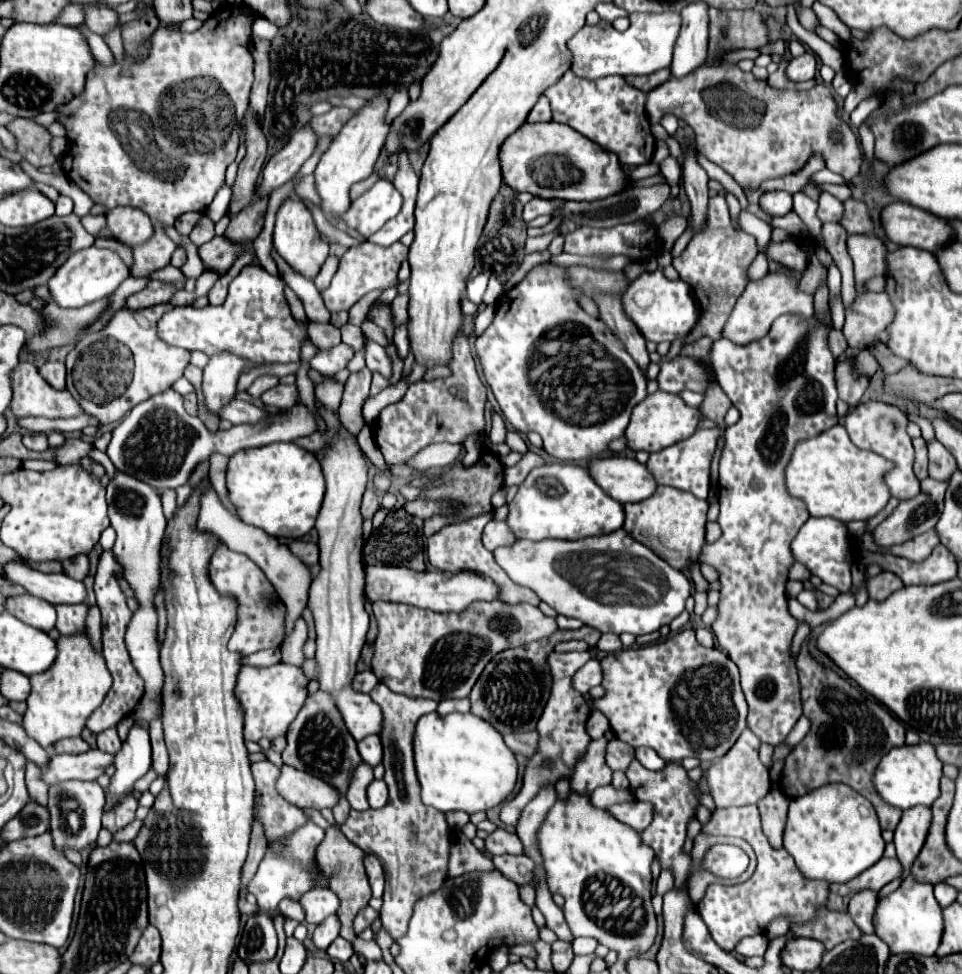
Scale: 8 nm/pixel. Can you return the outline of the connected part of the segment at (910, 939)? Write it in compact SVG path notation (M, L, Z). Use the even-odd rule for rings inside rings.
M908 875L894 893L878 901L874 913L874 929L876 935L888 943L892 953L934 955L940 947L940 939L944 933L944 917L932 889L934 887L930 883L920 883L912 875Z

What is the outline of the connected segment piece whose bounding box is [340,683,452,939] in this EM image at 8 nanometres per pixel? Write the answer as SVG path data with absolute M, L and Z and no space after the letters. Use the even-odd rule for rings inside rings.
M378 683L370 697L382 709L382 765L386 769L384 781L390 791L390 799L384 809L368 809L356 811L351 809L350 817L340 827L342 833L358 845L364 853L376 855L386 871L386 891L384 891L384 905L380 909L382 925L388 933L396 939L406 933L408 921L412 917L412 907L416 899L428 895L430 891L440 889L440 885L448 879L448 859L450 859L450 837L452 831L448 827L446 815L434 811L420 801L420 785L414 771L412 759L412 737L416 721L436 711L436 701L408 697L402 693L392 693L388 687Z

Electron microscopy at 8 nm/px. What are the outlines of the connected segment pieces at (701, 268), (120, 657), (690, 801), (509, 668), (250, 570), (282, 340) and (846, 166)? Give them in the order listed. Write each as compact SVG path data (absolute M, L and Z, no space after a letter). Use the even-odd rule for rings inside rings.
M716 195L710 199L708 205L708 225L702 233L698 233L694 239L690 239L688 247L682 251L680 257L672 261L674 269L680 273L680 279L688 281L694 289L698 303L700 303L700 321L696 323L694 331L684 339L684 345L690 345L698 341L700 337L710 337L712 341L722 337L724 323L728 321L728 315L732 313L732 307L736 305L736 299L744 293L744 287L748 285L748 267L752 259L758 255L756 239L752 235L734 231L728 215L728 205L722 195Z
M104 551L102 557L100 557L100 563L98 563L98 571L96 571L96 583L94 583L94 591L96 591L96 601L98 601L98 607L102 611L102 643L104 643L104 661L106 661L106 667L114 679L112 683L112 689L108 691L104 703L94 711L94 715L88 719L86 727L94 733L100 733L100 731L106 731L110 727L116 727L124 717L132 715L132 711L136 709L136 705L140 703L142 695L144 695L144 681L140 679L136 667L132 665L132 659L128 655L128 649L126 649L126 627L132 619L132 611L128 609L126 605L126 597L120 589L120 579L124 579L124 573L120 569L120 563L116 563L116 557L112 555L112 551Z
M634 759L624 773L630 781L630 791L632 791L634 799L652 803L652 807L654 807L652 823L648 825L648 829L644 829L640 833L642 843L654 849L654 853L662 861L662 867L672 869L676 887L686 887L686 877L690 871L690 855L682 853L682 845L684 845L684 837L686 837L686 823L694 817L694 809L698 805L696 795L692 795L696 791L696 783L692 783L688 779L686 769L682 769L680 763L668 763L660 773L654 773L654 771L644 769L638 763L638 759Z
M582 627L578 631L562 631L558 629L552 637L532 641L520 647L512 647L506 651L500 651L500 655L494 655L486 669L482 671L480 679L472 687L470 703L472 713L488 721L492 727L496 727L500 733L526 733L534 731L536 723L548 703L548 695L552 691L552 671L548 667L548 655L554 651L554 647L562 641L582 639L590 647L598 645L598 639L602 633L592 627Z
M226 545L218 547L210 559L210 577L212 583L220 593L236 595L240 607L238 607L238 623L236 633L232 635L232 651L240 651L242 655L256 653L260 649L278 647L284 637L284 605L280 607L268 607L264 603L264 597L272 593L272 585L264 577L264 573L252 563L246 555L230 551Z
M260 265L244 267L230 283L228 297L222 305L206 307L174 307L158 321L158 335L168 345L182 349L198 349L208 357L220 351L230 351L254 363L290 363L300 359L300 345L306 337L304 327L294 321L286 297L284 281L270 275Z
M704 65L692 75L682 79L670 77L652 89L646 95L646 115L650 123L660 123L664 115L684 119L694 129L698 153L720 165L744 189L798 171L814 153L822 153L826 163L834 157L832 171L846 181L856 177L862 165L856 135L840 117L830 89L822 83L810 91L776 91L766 81L756 79L754 83L754 75L740 71L736 65ZM832 133L840 135L838 143L832 141Z

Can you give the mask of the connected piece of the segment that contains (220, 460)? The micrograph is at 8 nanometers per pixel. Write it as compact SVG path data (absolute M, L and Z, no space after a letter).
M212 453L210 455L210 481L212 481L212 487L214 491L218 493L220 501L224 503L224 507L228 511L232 511L232 515L236 515L236 509L232 507L230 499L228 499L228 489L226 489L226 481L224 481L224 475L226 475L226 465L228 465L228 457L220 455L220 453Z

